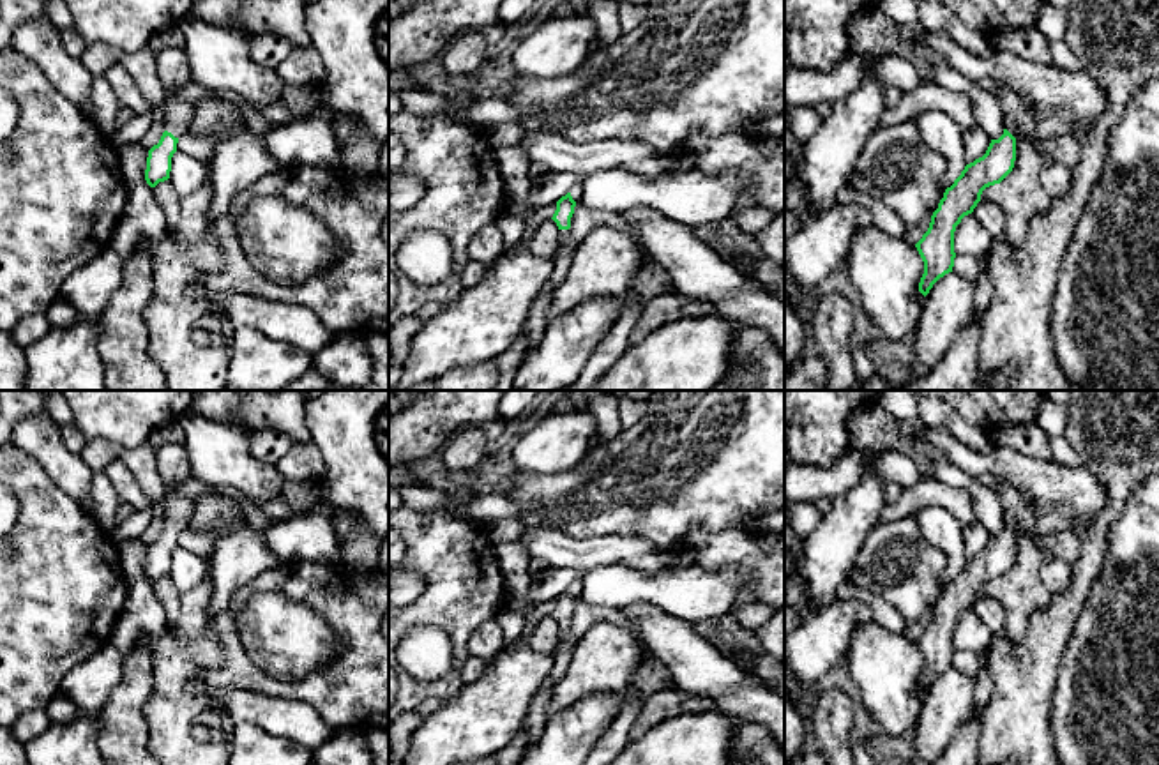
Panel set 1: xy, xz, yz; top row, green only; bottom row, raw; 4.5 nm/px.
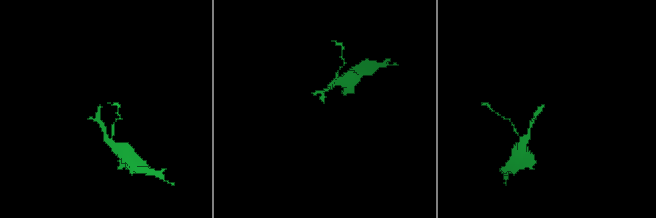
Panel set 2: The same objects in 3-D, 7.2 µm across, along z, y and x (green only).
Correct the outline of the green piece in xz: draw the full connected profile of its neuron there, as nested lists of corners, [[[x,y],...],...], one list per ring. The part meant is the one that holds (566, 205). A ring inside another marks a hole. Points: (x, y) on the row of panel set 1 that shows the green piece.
[[[580,177],[580,180],[571,187],[571,191],[557,201],[557,210],[551,217],[560,230],[558,247],[569,246],[574,207],[581,203],[581,198],[583,198],[583,187]]]

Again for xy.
[[[166,48],[155,55],[155,71],[166,88],[164,133],[148,150],[145,180],[150,187],[170,178],[171,157],[178,138],[189,129],[194,104],[177,97],[177,90],[191,81],[191,69],[184,48]]]

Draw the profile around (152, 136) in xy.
[[[166,104],[157,108],[154,113],[154,122],[150,131],[138,141],[141,148],[147,152],[159,143],[163,133],[164,133],[164,118],[166,118]]]

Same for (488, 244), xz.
[[[495,223],[481,228],[468,242],[466,254],[470,261],[493,265],[505,251],[505,240]]]

